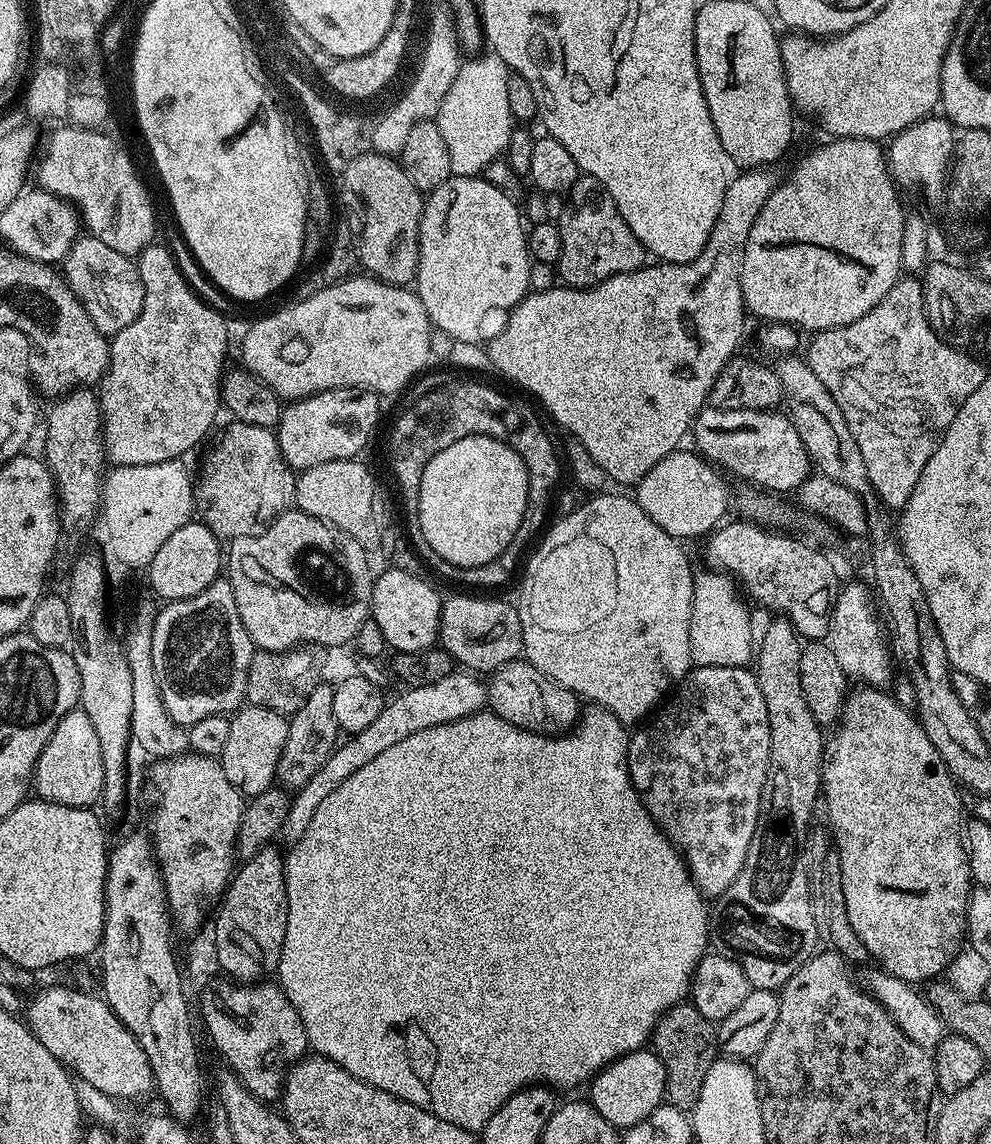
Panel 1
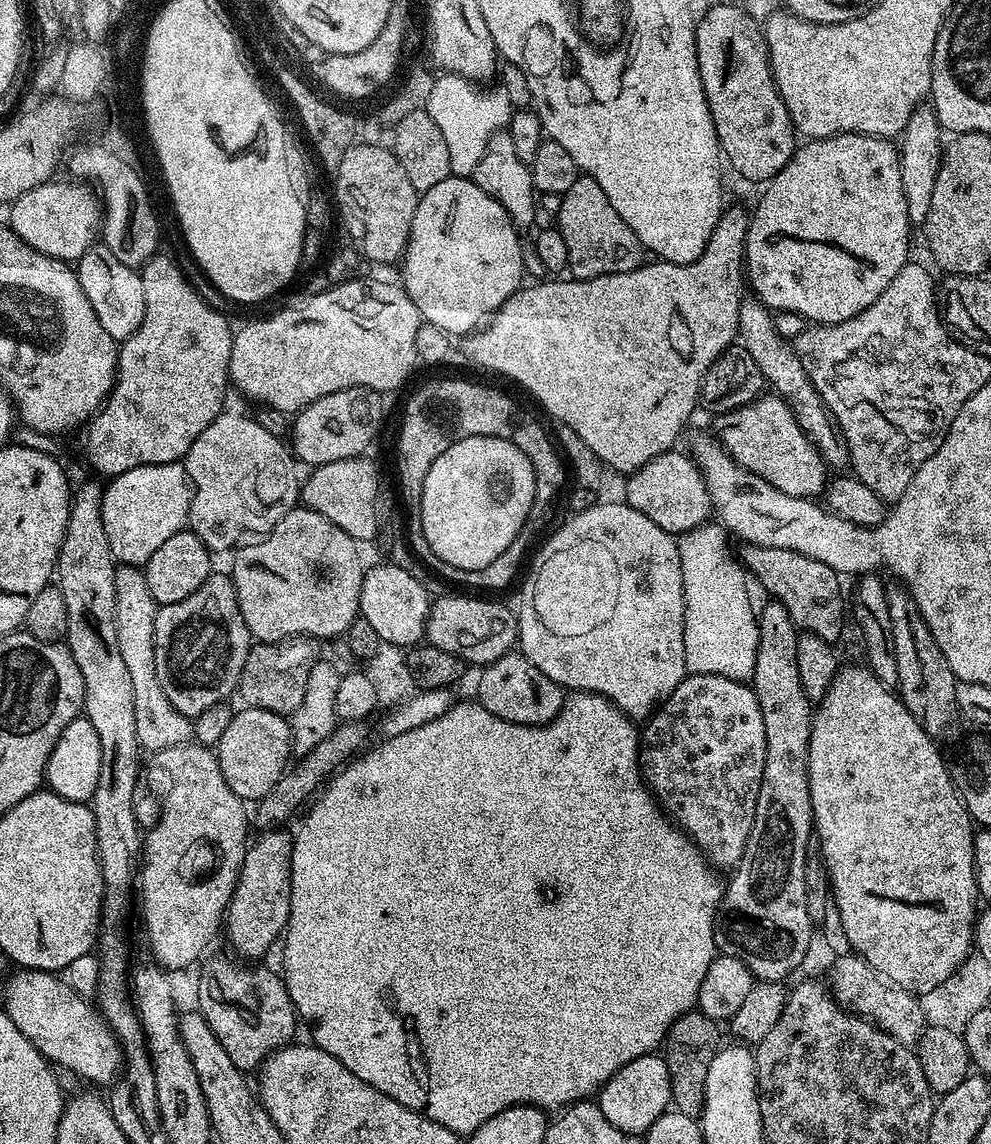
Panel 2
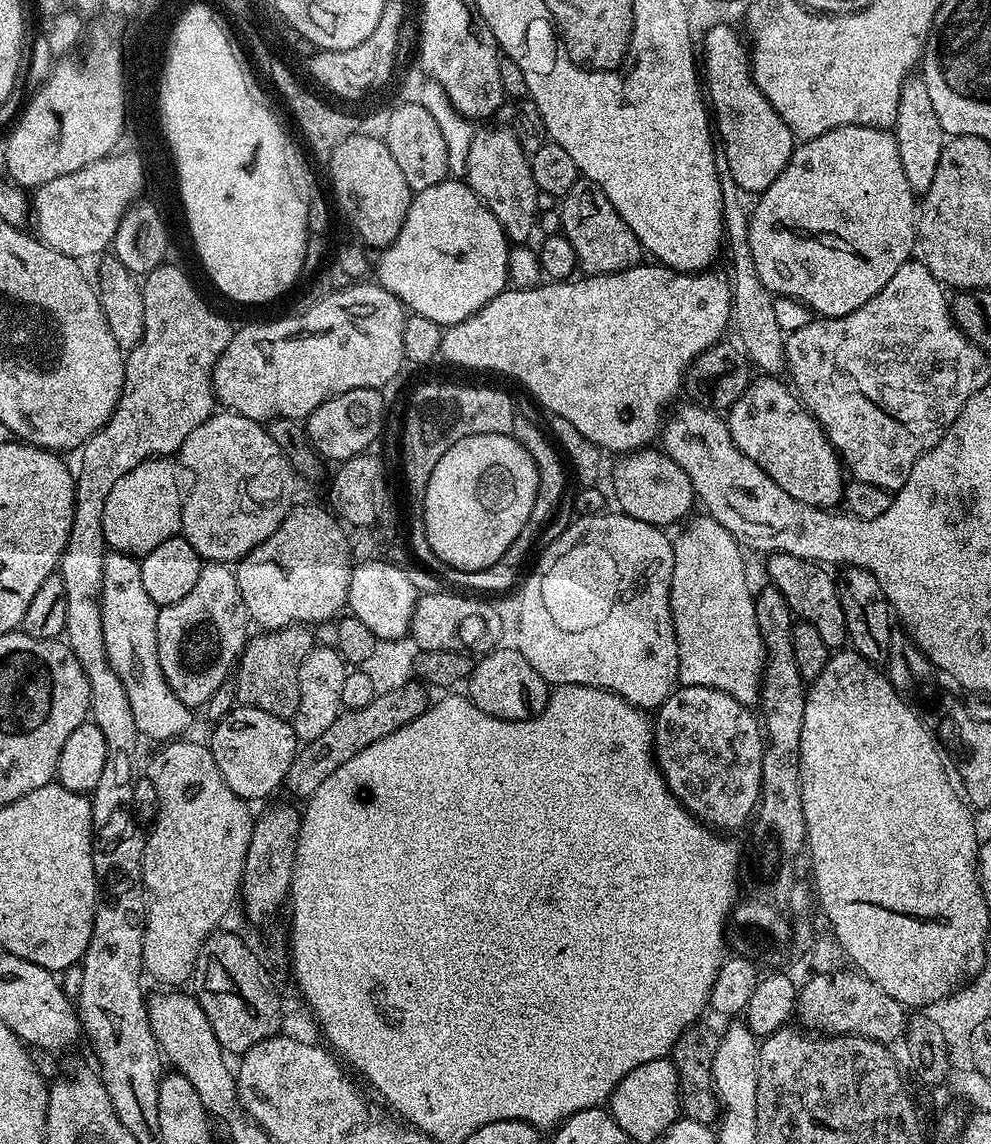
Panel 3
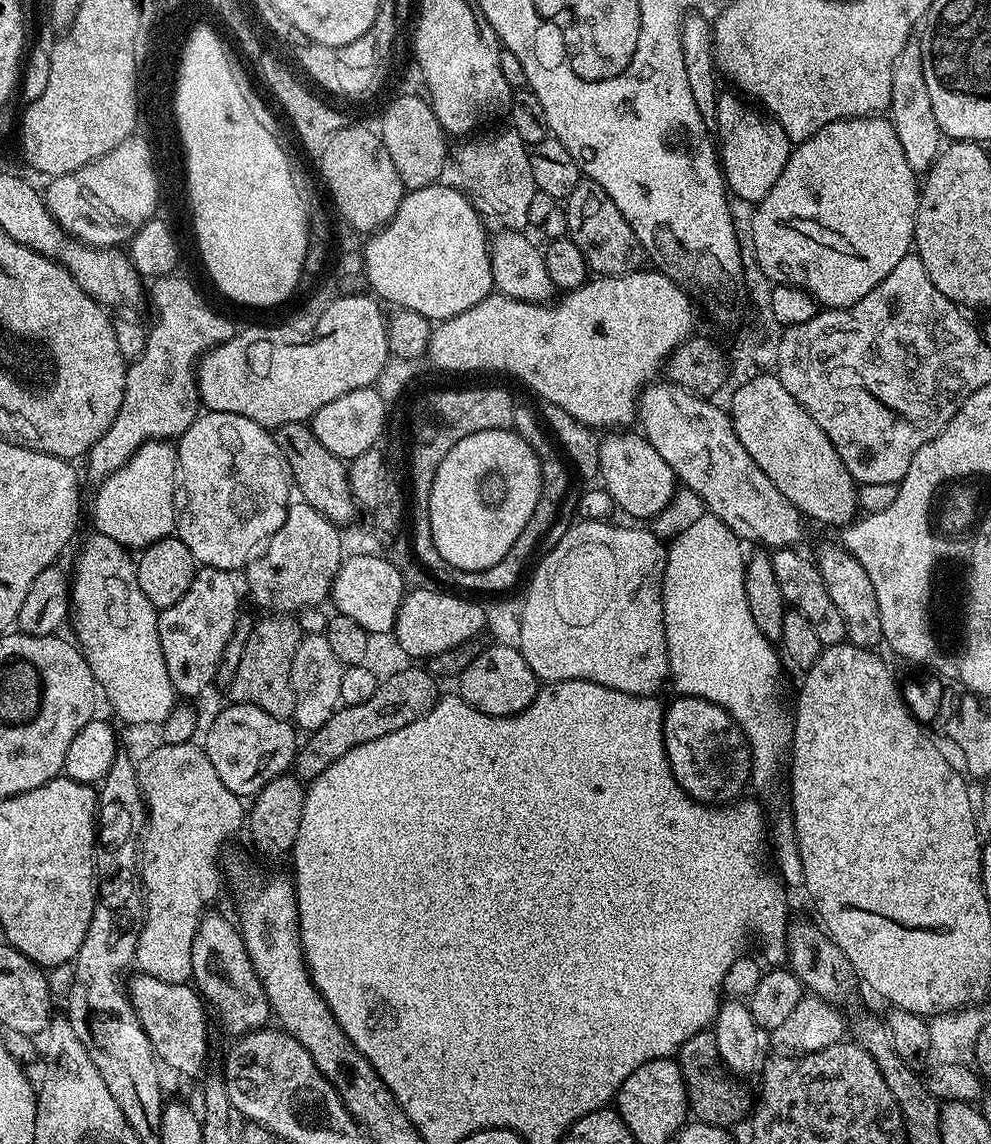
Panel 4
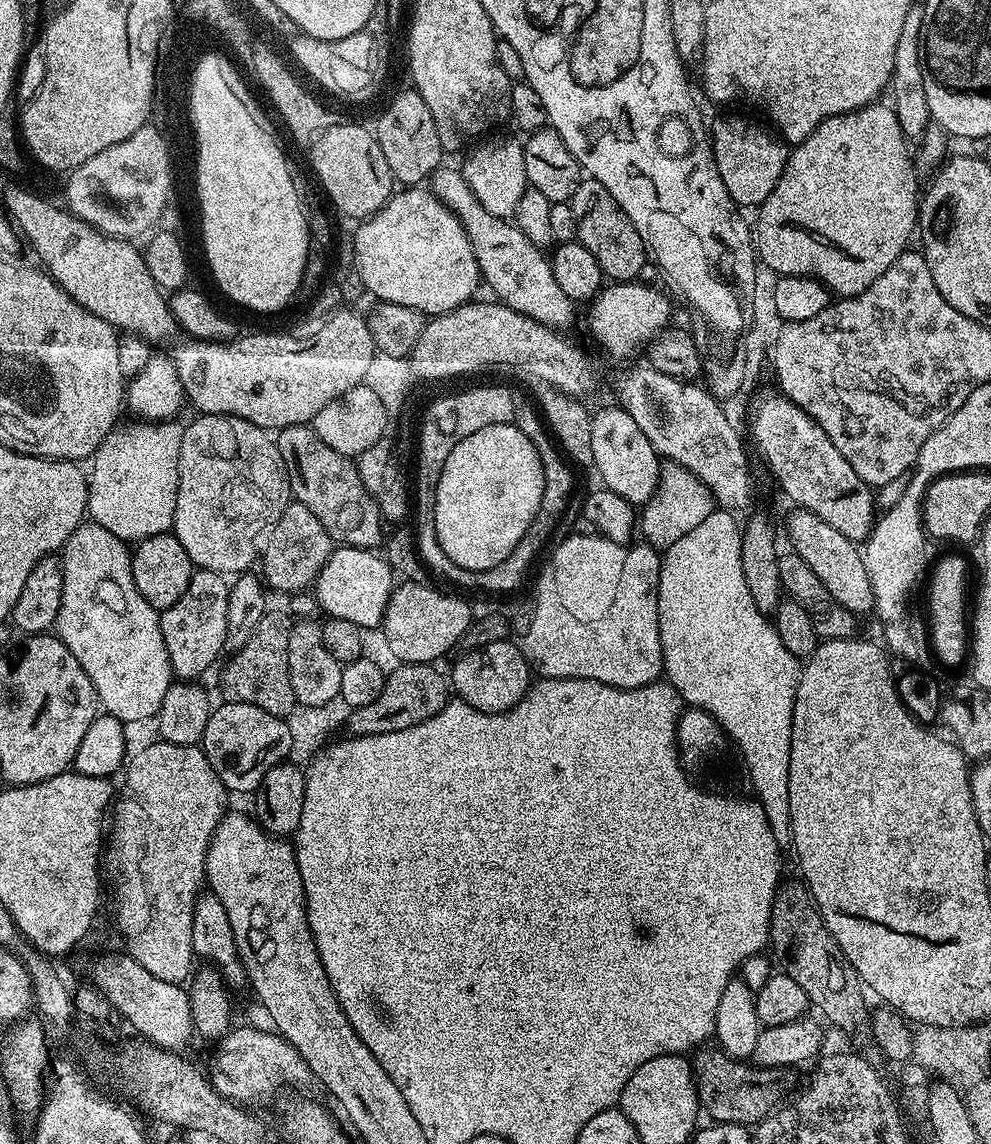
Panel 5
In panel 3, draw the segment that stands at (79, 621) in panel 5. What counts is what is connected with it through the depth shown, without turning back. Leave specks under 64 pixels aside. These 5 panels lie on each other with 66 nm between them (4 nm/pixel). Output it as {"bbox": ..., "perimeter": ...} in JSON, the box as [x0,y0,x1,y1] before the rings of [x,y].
{"bbox":[100,551,193,742],"perimeter":[[[109,551],[104,557],[104,589],[100,592],[104,649],[110,666],[118,674],[130,698],[130,710],[141,733],[152,740],[168,742],[180,738],[192,724],[193,709],[187,708],[170,690],[158,666],[158,614],[160,608],[142,586],[140,560]]]}

